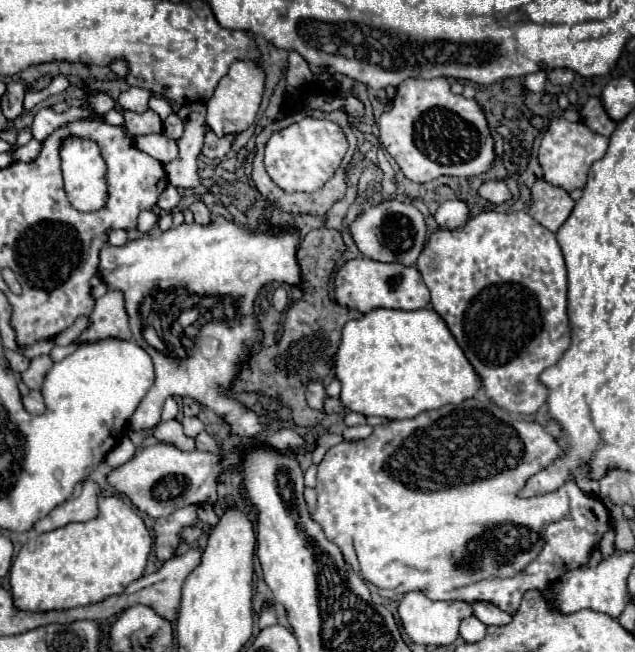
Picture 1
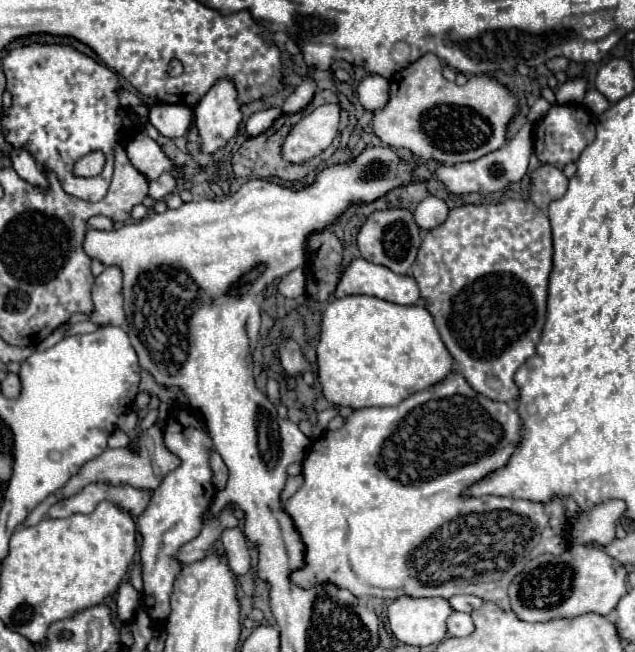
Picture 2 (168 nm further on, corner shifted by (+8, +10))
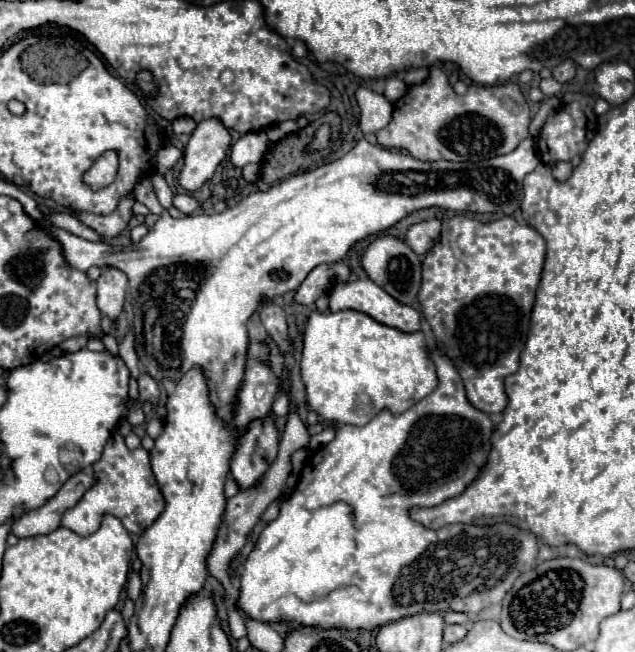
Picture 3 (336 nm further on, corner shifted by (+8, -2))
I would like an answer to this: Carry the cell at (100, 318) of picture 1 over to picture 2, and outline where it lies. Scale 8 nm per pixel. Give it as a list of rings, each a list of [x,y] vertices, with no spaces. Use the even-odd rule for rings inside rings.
[[[109,266],[95,278],[93,286],[93,312],[89,320],[97,326],[121,326],[125,322],[123,310],[123,294],[121,294],[121,270],[117,266]]]

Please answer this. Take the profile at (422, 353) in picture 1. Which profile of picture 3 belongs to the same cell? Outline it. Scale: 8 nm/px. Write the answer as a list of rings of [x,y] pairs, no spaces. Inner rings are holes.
[[[313,310],[309,314],[303,332],[301,378],[307,402],[319,416],[353,426],[367,424],[383,408],[401,414],[411,400],[425,398],[437,386],[435,364],[427,354],[423,332],[405,334],[355,310],[335,314]]]

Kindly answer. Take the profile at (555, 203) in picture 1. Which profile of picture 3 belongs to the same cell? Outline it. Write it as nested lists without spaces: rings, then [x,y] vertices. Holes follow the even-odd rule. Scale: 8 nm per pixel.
[[[557,162],[557,164],[553,166],[553,176],[555,176],[557,180],[561,180],[561,182],[565,182],[565,180],[571,176],[571,172],[573,172],[571,162]]]

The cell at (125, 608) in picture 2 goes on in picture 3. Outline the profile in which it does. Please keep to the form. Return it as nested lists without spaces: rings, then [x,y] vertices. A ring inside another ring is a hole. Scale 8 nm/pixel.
[[[131,572],[129,576],[129,582],[127,582],[127,596],[131,600],[137,600],[141,596],[141,578],[139,578],[139,572]]]

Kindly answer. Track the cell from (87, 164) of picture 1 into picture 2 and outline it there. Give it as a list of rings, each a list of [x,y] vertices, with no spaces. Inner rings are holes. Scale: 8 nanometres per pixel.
[[[31,44],[31,46],[15,48],[3,58],[1,70],[7,76],[7,90],[13,96],[13,106],[3,108],[3,130],[7,134],[7,140],[13,146],[27,148],[39,166],[45,166],[51,172],[55,172],[67,194],[87,200],[87,202],[101,200],[107,194],[111,174],[113,174],[113,144],[117,144],[119,138],[125,136],[121,118],[117,116],[119,84],[117,84],[115,72],[103,64],[97,64],[89,56],[77,52],[75,48],[61,46],[61,44],[53,44],[53,46]],[[95,150],[105,154],[103,172],[97,176],[91,176],[91,178],[75,176],[73,174],[75,162]]]

